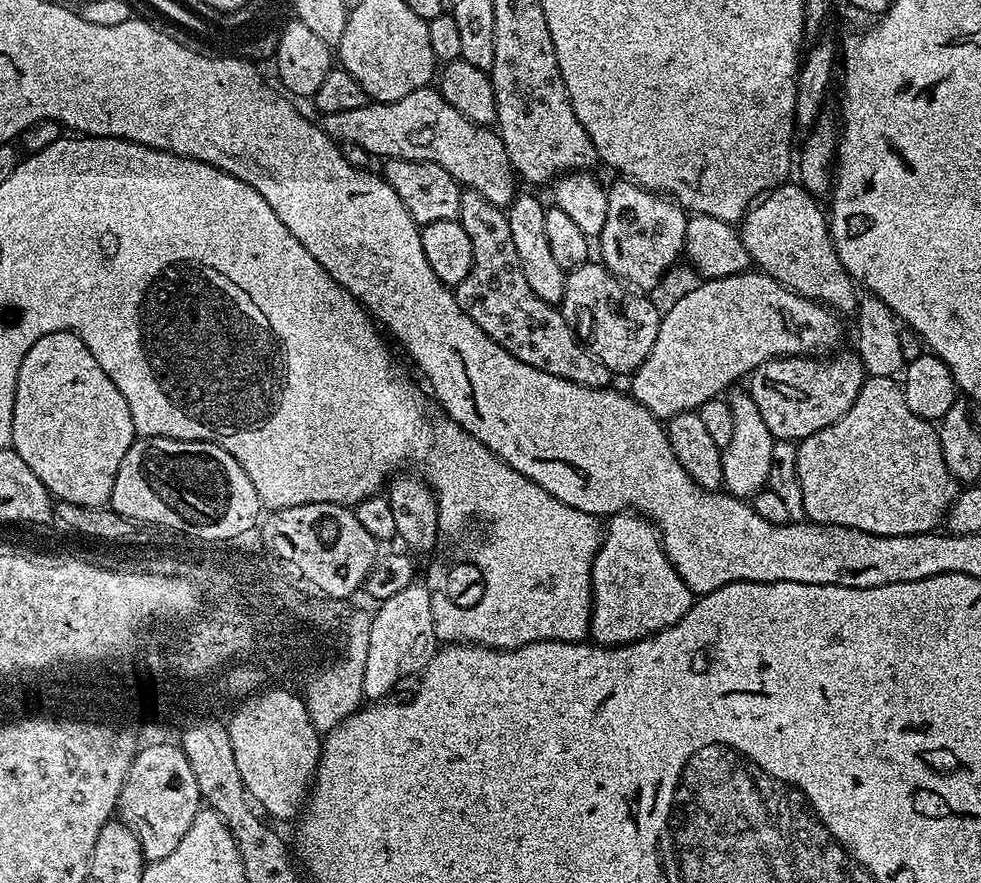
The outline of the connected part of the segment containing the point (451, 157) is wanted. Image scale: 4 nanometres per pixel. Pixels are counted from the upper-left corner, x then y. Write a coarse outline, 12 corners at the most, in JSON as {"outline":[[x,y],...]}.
{"outline":[[435,87],[329,112],[324,133],[372,158],[425,160],[507,206],[499,131]]}

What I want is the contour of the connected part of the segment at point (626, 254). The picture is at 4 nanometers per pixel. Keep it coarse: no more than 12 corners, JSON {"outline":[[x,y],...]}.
{"outline":[[627,178],[606,189],[599,259],[658,287],[684,252],[689,213]]}

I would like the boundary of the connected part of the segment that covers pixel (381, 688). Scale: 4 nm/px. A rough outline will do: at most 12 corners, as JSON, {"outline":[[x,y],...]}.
{"outline":[[421,582],[375,605],[364,695],[380,702],[436,653]]}

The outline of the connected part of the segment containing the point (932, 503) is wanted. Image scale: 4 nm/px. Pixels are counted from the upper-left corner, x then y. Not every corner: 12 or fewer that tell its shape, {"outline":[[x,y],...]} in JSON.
{"outline":[[890,376],[799,441],[804,515],[879,536],[939,529],[937,429]]}

